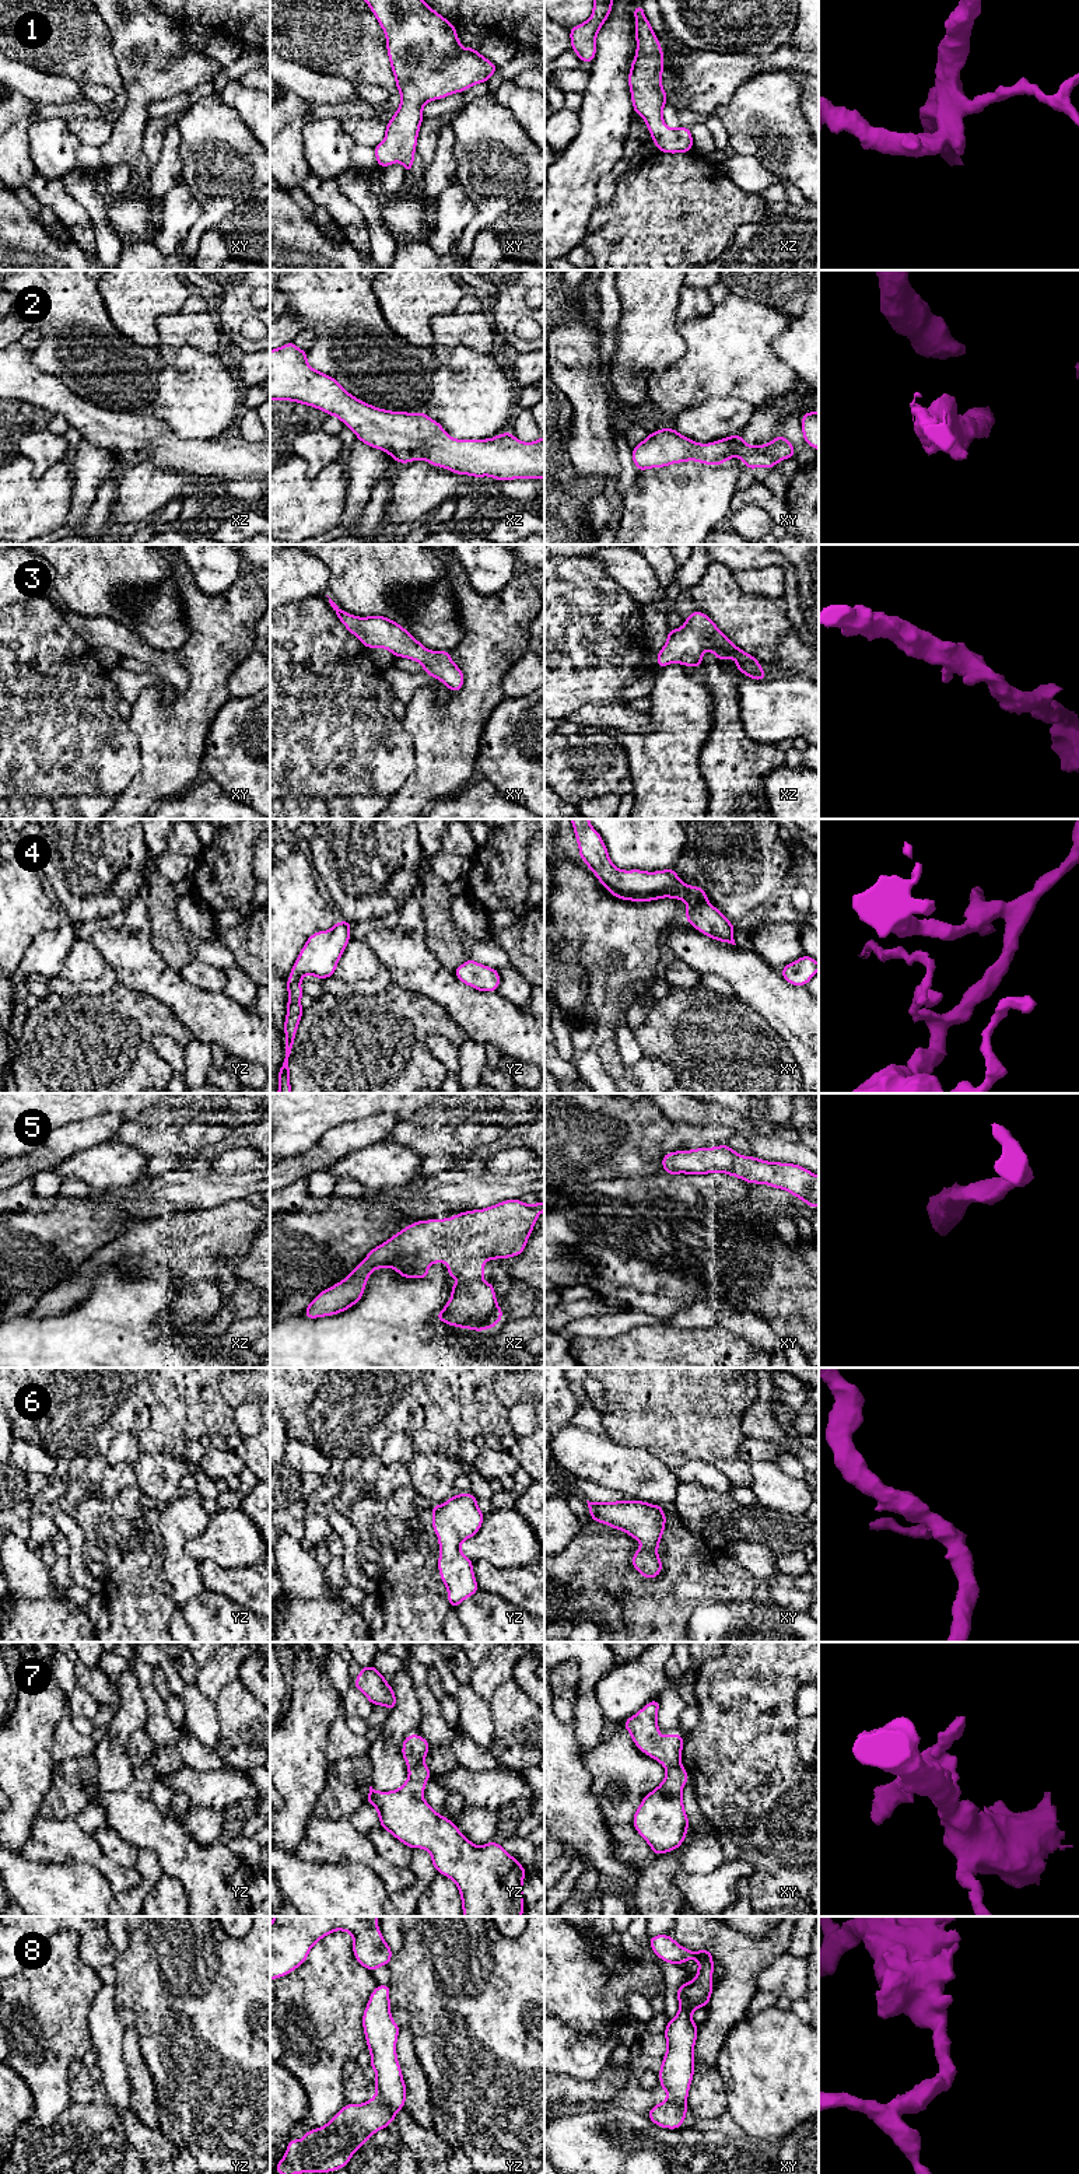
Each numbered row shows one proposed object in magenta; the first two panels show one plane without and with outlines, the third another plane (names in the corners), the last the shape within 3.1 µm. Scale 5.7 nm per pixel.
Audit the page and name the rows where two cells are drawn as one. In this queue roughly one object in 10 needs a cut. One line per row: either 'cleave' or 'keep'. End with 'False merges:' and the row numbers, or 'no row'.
1: keep
2: keep
3: keep
4: keep
5: keep
6: keep
7: cleave
8: cleave
False merges: 7, 8

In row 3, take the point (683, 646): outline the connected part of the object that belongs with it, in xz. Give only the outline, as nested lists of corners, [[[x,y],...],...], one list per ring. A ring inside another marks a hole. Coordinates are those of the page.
[[[693,612],[684,626],[668,631],[665,647],[658,651],[658,668],[672,662],[701,669],[704,651],[712,651],[721,661],[736,659],[738,671],[756,680],[767,679],[760,662],[738,648],[703,612]]]

